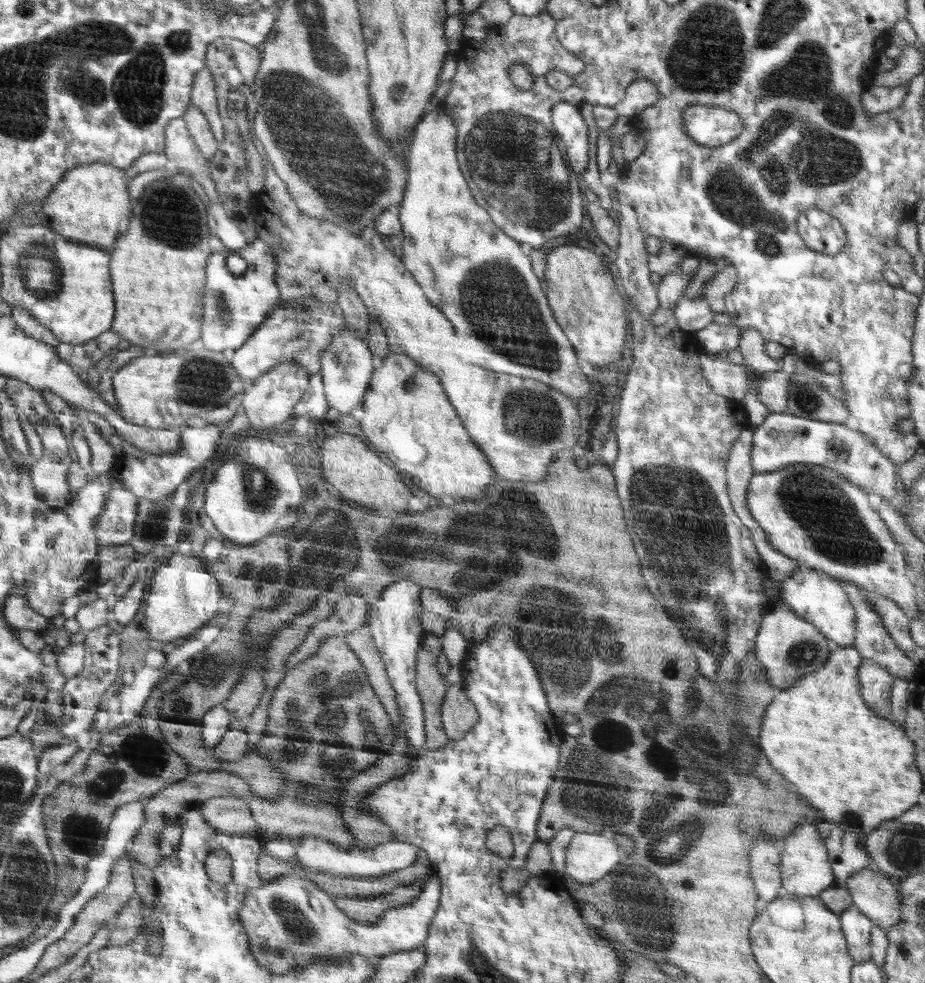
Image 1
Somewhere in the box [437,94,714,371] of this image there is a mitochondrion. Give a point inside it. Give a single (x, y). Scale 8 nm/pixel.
(514, 161)

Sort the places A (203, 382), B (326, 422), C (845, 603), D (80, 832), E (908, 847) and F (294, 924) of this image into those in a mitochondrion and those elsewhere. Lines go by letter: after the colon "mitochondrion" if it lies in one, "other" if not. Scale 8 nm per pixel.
A: mitochondrion
B: other
C: other
D: mitochondrion
E: mitochondrion
F: mitochondrion

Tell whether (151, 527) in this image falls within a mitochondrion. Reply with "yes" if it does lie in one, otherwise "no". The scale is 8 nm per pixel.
yes

